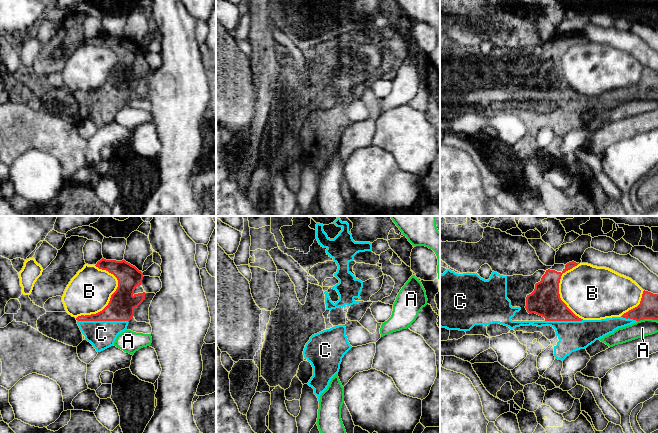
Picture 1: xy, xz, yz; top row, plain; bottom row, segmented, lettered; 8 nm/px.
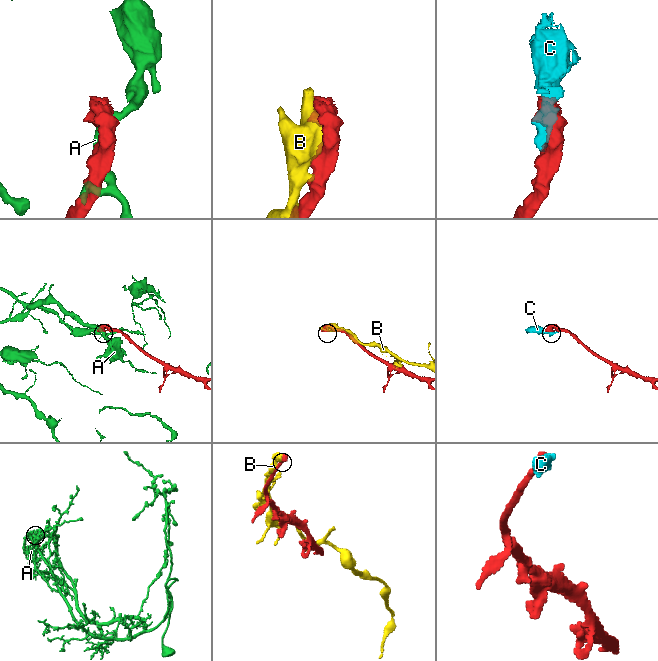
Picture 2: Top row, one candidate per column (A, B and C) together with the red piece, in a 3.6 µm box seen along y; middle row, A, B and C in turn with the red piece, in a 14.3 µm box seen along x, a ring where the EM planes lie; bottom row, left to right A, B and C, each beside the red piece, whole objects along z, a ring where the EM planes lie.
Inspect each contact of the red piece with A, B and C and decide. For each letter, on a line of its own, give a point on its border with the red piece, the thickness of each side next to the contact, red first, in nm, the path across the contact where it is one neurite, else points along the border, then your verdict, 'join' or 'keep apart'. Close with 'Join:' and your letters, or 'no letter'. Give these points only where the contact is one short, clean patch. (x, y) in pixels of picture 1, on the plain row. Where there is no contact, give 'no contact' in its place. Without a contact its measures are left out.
A: contact yz (647, 94); calibres 160 and 140 nm; keep apart
B: contact xy (108, 80); calibres 220 and 360 nm; keep apart
C: contact xy (103, 96); calibres 220 and 220 nm; join
Join: C

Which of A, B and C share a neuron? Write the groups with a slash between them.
A / B / C

